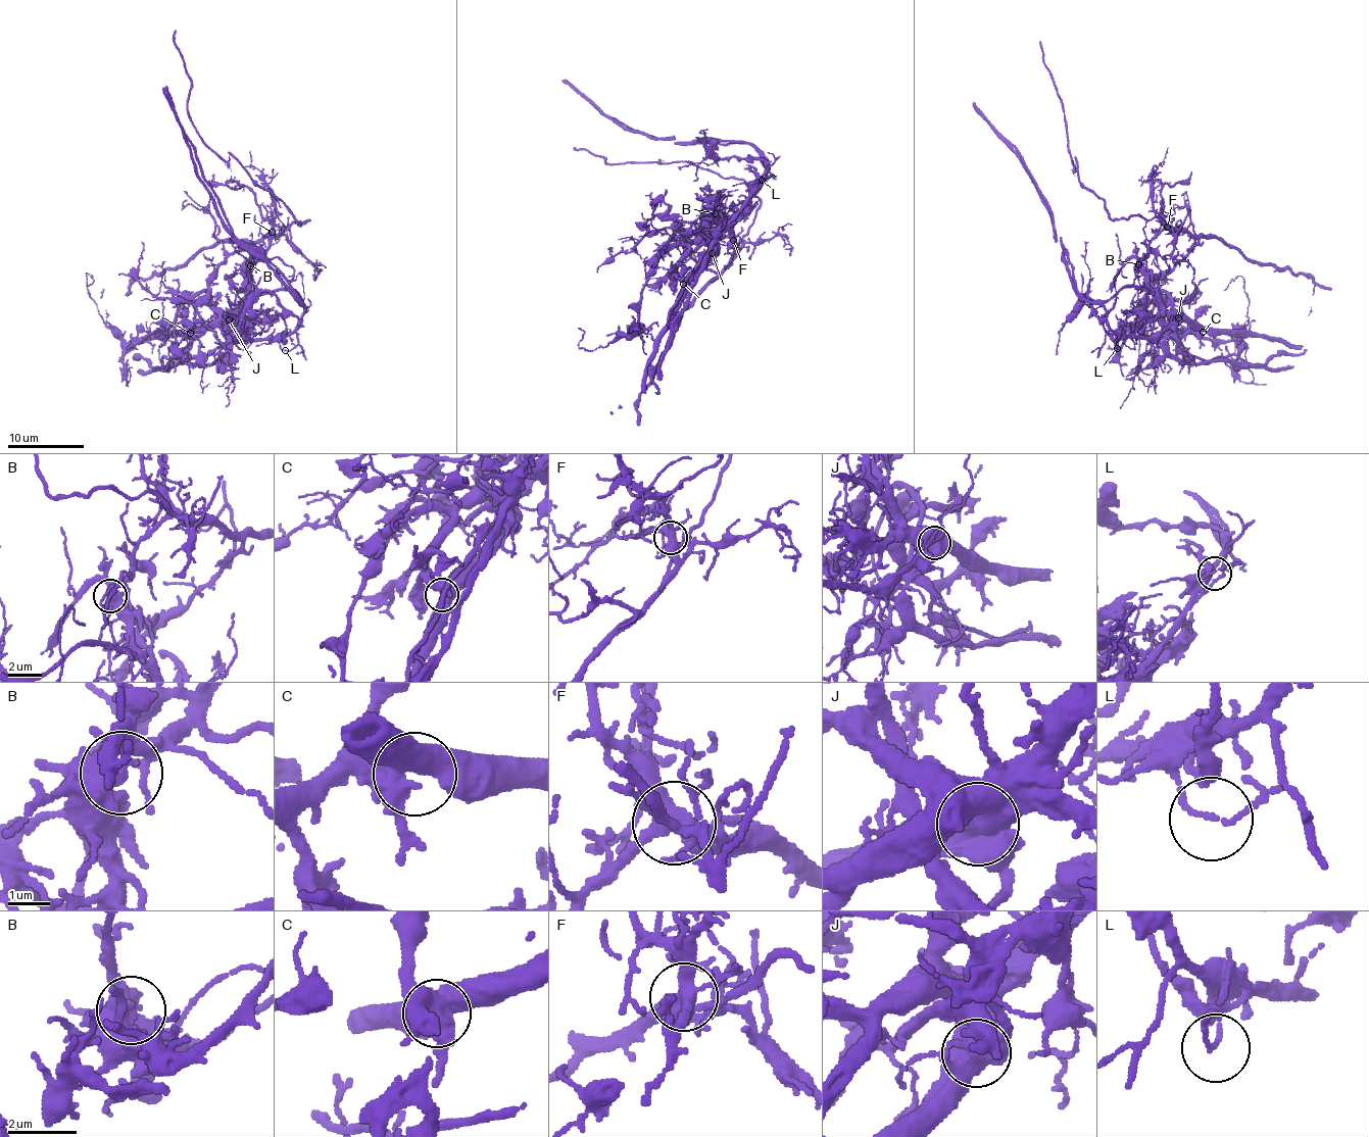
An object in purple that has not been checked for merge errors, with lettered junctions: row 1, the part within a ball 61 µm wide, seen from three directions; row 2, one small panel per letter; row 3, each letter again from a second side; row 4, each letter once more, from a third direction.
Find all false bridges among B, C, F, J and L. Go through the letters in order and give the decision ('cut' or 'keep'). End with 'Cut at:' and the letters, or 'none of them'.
B: cut
C: keep
F: keep
J: cut
L: cut
Cut at: B, J, L

